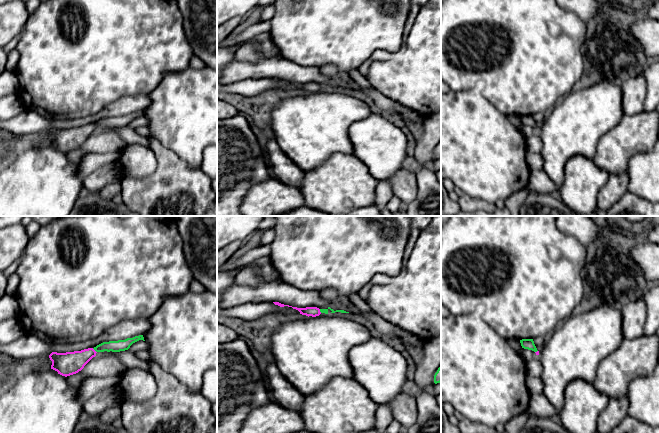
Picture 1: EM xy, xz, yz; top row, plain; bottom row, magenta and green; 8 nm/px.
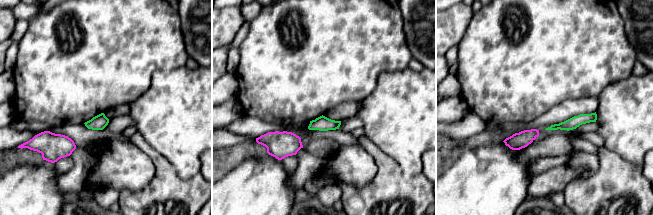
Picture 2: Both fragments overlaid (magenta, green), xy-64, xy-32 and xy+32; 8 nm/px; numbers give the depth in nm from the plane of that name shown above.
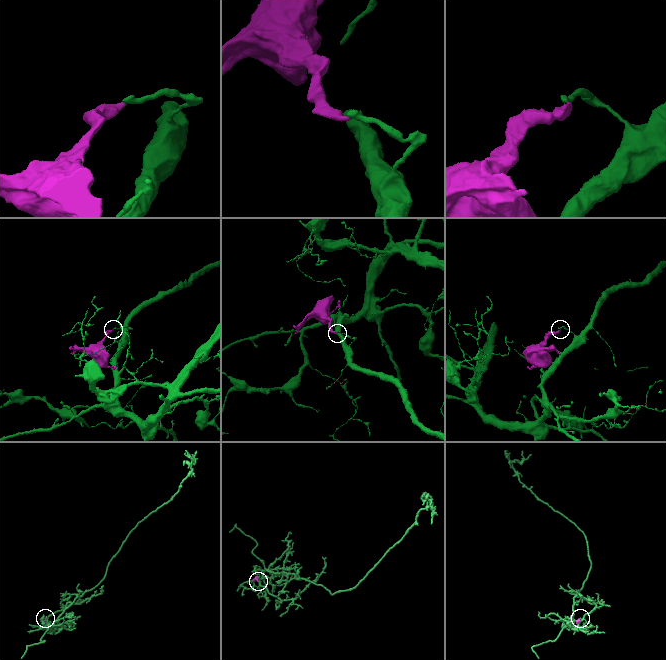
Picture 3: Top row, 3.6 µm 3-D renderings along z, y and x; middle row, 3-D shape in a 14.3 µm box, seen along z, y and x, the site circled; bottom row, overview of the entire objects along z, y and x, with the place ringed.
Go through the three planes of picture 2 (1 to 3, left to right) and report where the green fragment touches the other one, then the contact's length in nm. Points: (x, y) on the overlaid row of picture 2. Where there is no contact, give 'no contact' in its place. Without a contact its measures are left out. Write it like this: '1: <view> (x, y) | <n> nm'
1: no contact
2: no contact
3: no contact

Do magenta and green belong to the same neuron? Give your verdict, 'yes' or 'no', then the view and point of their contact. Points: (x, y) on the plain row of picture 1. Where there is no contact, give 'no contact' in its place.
no | xy (94, 126)

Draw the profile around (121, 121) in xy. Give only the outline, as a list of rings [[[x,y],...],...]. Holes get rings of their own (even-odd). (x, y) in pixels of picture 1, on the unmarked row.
[[[143,111],[135,112],[133,114],[127,114],[125,116],[103,118],[94,123],[93,125],[96,128],[104,128],[104,127],[120,128],[128,126],[133,119],[139,116],[145,117]]]

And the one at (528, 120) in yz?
[[[522,115],[520,116],[520,119],[521,119],[522,124],[524,125],[532,126],[534,128],[538,127],[534,120],[533,115]]]

